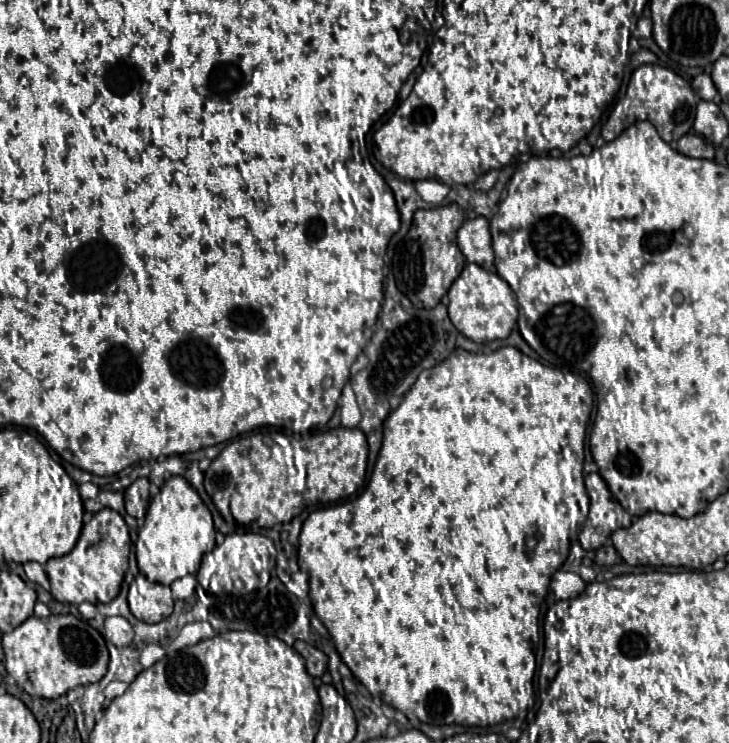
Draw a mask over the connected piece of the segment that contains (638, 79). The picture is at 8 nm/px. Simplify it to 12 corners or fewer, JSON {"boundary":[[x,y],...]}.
{"boundary":[[649,64],[633,72],[602,128],[606,142],[644,120],[667,144],[691,132],[687,80]]}

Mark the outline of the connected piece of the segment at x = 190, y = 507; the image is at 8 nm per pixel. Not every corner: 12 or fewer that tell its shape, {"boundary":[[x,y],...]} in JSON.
{"boundary":[[181,476],[151,500],[139,570],[169,586],[211,552],[209,508]]}

